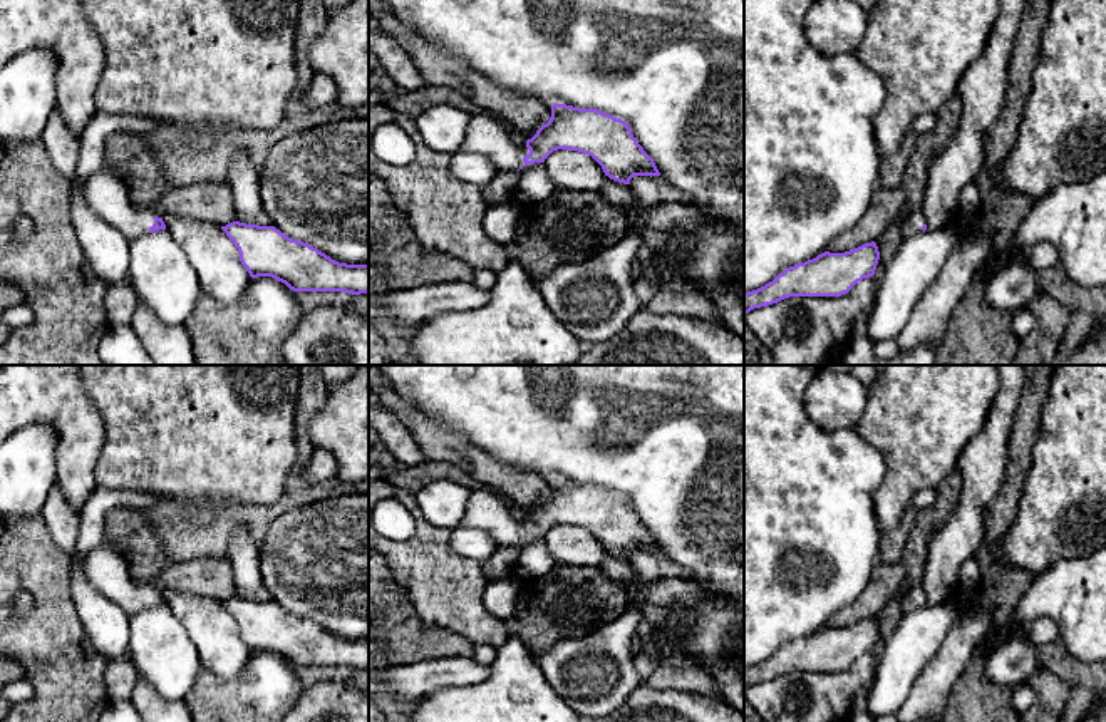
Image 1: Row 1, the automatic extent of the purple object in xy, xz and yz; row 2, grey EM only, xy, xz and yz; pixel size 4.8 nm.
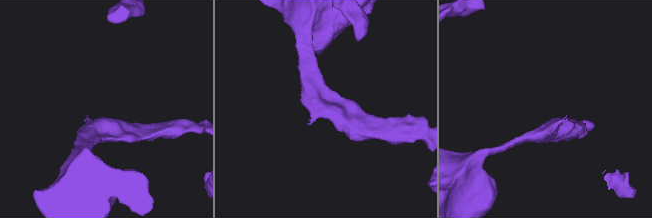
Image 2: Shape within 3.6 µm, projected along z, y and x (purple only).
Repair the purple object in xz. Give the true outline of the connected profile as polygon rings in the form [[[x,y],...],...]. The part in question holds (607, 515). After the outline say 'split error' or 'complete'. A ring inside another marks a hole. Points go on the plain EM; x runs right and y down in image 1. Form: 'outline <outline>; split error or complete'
outline [[[553,479],[550,496],[523,523],[513,518],[506,499],[493,489],[471,491],[459,526],[484,531],[498,546],[516,548],[545,538],[558,524],[592,531],[605,551],[623,560],[630,560],[633,551],[660,551],[625,496],[566,479]]]; split error

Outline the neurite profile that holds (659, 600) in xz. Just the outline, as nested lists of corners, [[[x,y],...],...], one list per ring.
[[[605,551],[597,568],[627,586],[630,600],[640,605],[647,621],[670,637],[684,637],[684,625],[674,611],[687,610],[702,598],[704,591],[695,583],[662,576],[652,583],[643,583],[628,560],[613,556],[608,551]]]

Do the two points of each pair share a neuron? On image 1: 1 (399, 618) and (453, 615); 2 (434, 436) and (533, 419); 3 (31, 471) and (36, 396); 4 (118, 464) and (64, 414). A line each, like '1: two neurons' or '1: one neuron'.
1: two neurons
2: two neurons
3: two neurons
4: two neurons

